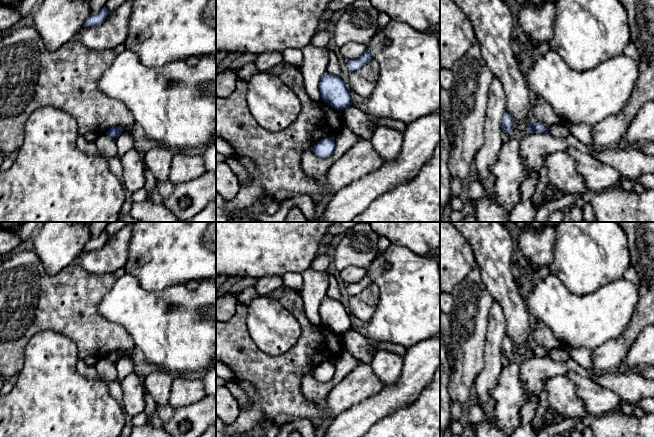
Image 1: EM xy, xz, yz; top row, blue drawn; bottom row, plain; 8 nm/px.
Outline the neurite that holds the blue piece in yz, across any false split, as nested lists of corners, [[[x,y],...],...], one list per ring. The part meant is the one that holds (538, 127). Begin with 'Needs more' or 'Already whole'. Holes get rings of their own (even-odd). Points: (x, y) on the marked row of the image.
Already whole. [[[533,121],[529,125],[528,132],[542,134],[548,132],[549,127],[540,121]]]

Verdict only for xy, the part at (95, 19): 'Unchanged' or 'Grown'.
Unchanged

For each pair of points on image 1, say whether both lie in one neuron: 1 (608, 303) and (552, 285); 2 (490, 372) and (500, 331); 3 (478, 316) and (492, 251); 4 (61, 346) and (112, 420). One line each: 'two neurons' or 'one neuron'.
1: one neuron
2: one neuron
3: two neurons
4: one neuron

